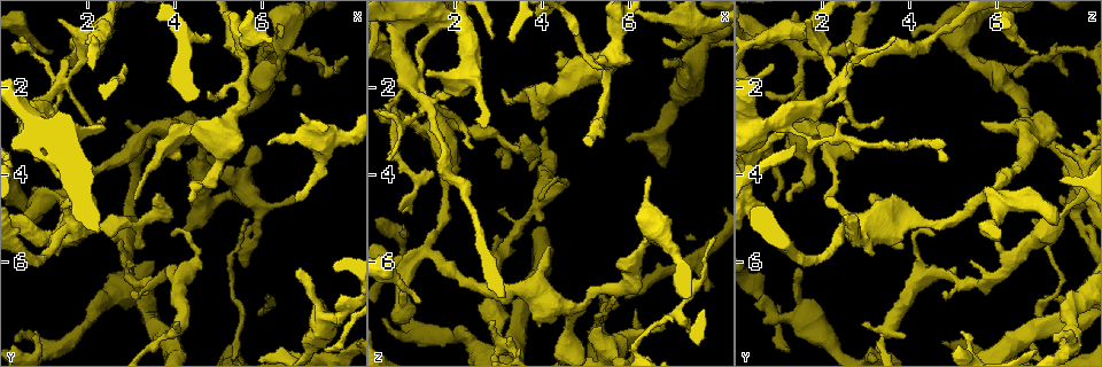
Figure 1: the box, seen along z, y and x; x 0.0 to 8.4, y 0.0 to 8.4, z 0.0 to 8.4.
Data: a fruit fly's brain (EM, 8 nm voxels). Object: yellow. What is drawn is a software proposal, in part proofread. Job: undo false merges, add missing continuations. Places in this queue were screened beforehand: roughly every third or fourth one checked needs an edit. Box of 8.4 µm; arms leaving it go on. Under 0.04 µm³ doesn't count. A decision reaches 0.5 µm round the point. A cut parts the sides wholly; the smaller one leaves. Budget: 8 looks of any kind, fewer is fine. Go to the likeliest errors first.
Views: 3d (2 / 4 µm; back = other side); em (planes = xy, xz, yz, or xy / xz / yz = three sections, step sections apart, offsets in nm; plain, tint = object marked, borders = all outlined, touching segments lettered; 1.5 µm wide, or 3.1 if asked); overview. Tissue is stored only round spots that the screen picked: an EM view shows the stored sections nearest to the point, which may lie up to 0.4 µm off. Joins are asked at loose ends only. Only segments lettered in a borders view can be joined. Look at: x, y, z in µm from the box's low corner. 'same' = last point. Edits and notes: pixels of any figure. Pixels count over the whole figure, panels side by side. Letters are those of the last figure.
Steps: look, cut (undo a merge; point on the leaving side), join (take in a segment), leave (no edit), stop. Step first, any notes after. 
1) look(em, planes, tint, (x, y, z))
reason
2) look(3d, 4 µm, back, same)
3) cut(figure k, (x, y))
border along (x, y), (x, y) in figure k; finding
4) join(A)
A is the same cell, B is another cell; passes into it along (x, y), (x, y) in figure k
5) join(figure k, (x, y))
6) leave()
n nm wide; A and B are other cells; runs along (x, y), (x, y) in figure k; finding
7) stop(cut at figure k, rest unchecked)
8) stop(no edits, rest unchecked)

look(em, planes, borders, (6.95, 4.55, 0.90))
free end

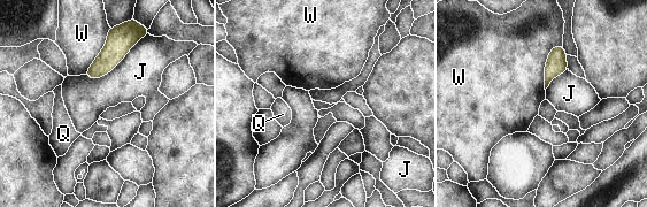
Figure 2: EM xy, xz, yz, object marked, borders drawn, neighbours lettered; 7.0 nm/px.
leave()
J, Q and W are other cells; no lettered segment goes on from it

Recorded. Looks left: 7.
look(em, planes, tint, (0.75, 2.75, 1.10))
thin arm on a thick one

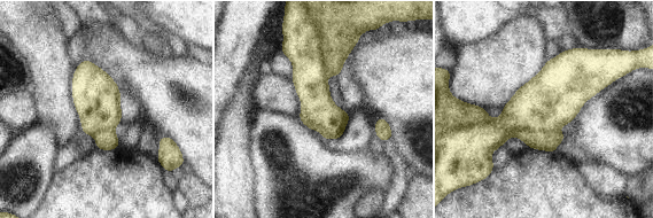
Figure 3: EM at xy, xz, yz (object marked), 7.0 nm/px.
look(em, planes, borders, same)

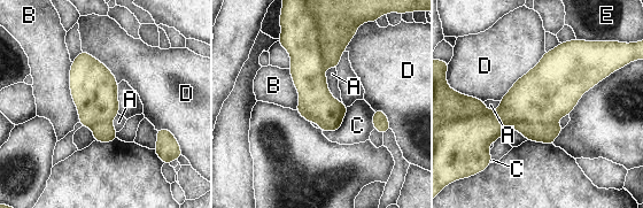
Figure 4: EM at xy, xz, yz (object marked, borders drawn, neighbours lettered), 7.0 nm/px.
cut(figure 4, (547, 133))
A, B, C, D and E are other cells; border along (556, 121), (519, 123), (514, 128) in figure 4; two neurons meet here

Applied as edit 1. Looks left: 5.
stop(cut at figure 4, rest unchecked)

